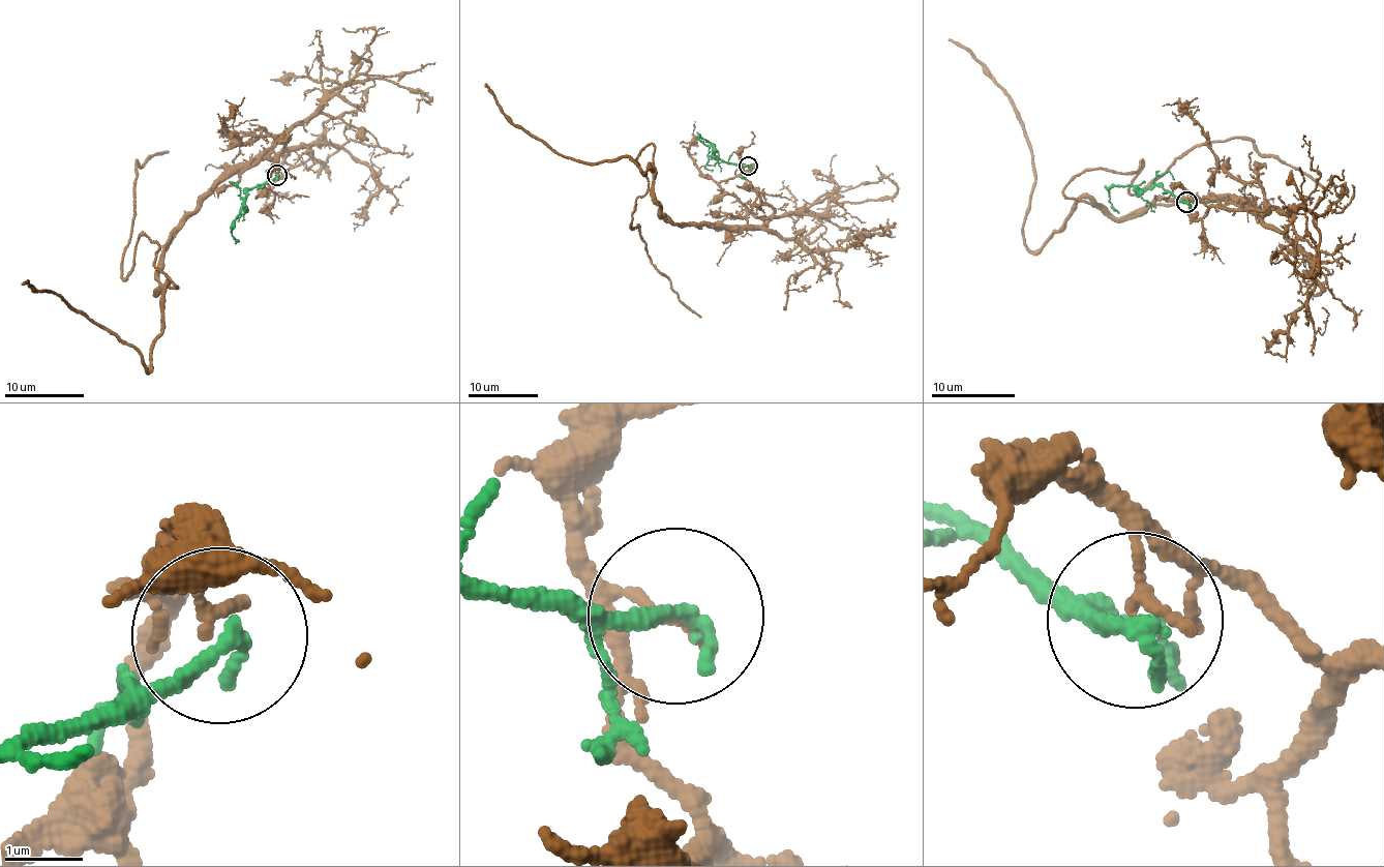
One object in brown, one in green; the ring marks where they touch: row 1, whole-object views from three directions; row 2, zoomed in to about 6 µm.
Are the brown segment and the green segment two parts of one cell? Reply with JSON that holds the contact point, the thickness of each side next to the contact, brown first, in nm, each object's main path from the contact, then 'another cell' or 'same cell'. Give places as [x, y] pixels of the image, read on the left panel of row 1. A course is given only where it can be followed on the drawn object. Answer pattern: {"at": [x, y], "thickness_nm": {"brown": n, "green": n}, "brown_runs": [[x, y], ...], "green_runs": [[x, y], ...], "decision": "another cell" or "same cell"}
{"at": [276, 175], "thickness_nm": {"brown": 140, "green": 200}, "brown_runs": [[275, 175], [289, 138], [218, 176], [158, 293], [175, 288], [155, 241], [120, 266], [136, 160], [169, 153]], "green_runs": [[277, 175], [257, 184], [247, 192], [242, 204], [245, 209], [231, 231], [235, 243]], "decision": "another cell"}

